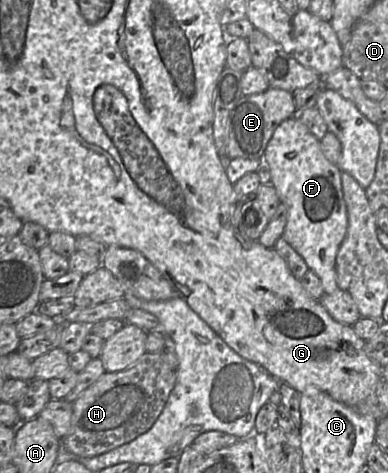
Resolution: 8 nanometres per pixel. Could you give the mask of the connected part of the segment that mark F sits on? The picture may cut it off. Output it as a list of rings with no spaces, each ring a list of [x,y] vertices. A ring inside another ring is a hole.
[[[295,116],[284,120],[275,129],[263,158],[270,166],[271,184],[288,210],[282,237],[304,259],[309,269],[318,275],[324,292],[334,293],[339,289],[336,256],[348,229],[342,171],[326,159],[321,141]]]

